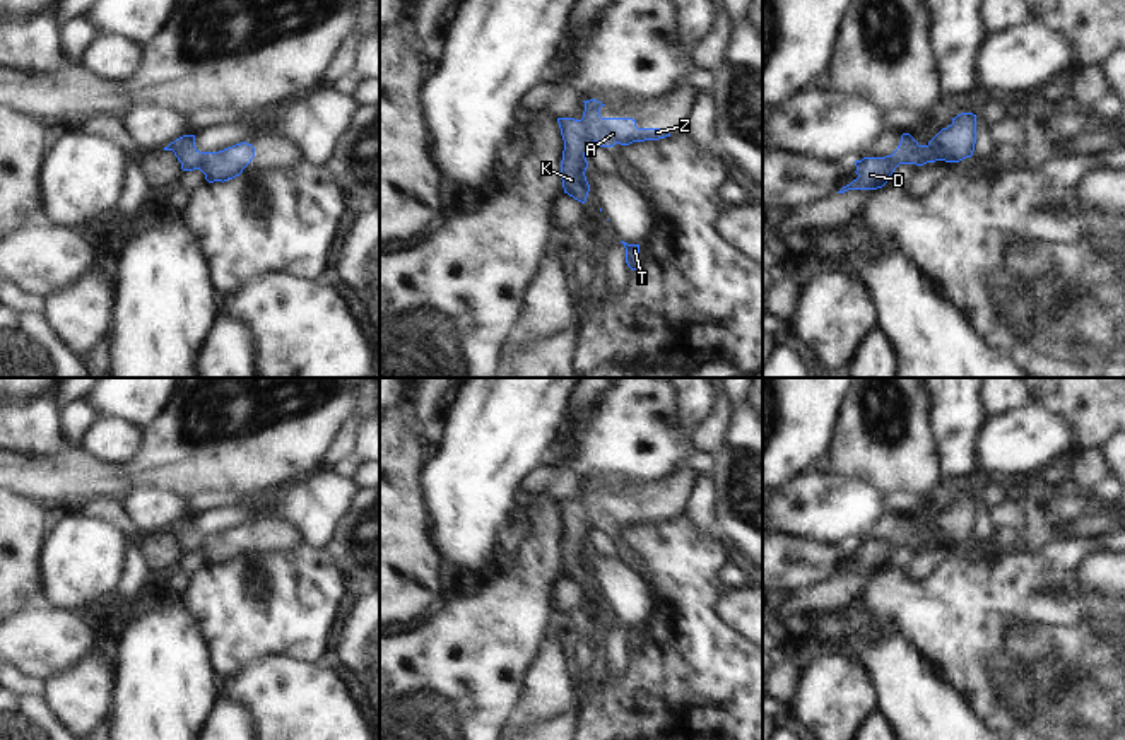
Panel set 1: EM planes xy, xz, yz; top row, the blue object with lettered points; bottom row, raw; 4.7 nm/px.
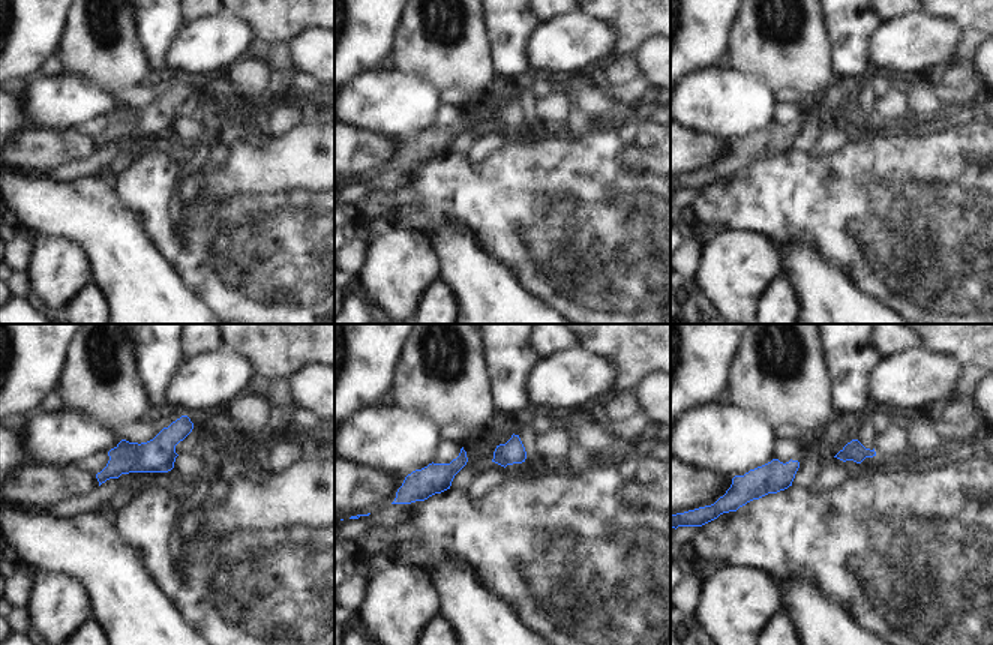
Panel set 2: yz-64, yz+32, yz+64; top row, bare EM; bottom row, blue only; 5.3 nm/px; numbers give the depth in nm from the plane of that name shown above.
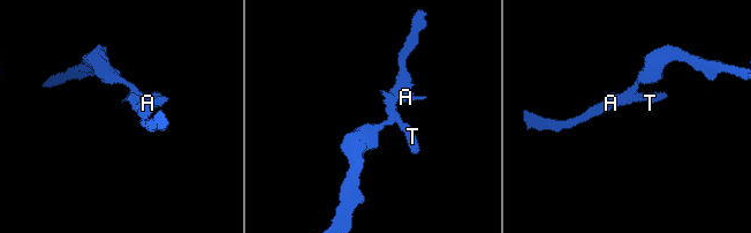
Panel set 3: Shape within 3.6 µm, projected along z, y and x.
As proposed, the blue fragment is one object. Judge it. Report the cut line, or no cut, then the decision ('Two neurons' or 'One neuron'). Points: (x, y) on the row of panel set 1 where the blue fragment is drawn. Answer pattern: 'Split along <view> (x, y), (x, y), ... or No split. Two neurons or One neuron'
No split. One neuron.

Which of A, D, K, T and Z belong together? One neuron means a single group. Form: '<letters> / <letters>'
A D K T Z

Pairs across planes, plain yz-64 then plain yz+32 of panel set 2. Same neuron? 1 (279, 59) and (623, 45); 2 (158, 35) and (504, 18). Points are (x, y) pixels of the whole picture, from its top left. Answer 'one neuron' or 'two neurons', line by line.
1: two neurons
2: one neuron

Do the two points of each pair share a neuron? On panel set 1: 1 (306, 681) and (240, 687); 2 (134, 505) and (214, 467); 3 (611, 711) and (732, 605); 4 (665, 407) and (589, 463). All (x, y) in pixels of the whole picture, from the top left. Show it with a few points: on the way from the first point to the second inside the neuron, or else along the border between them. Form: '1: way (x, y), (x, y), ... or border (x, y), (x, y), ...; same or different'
1: way (289, 687), (257, 687); same
2: border (187, 498), (161, 489), (137, 489), (125, 499); different
3: border (727, 590), (718, 614), (744, 636); different
4: way (647, 417), (621, 443), (607, 448); same

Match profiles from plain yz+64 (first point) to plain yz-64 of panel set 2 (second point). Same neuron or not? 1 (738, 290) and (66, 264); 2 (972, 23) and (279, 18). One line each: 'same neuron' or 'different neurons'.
1: same neuron
2: same neuron

